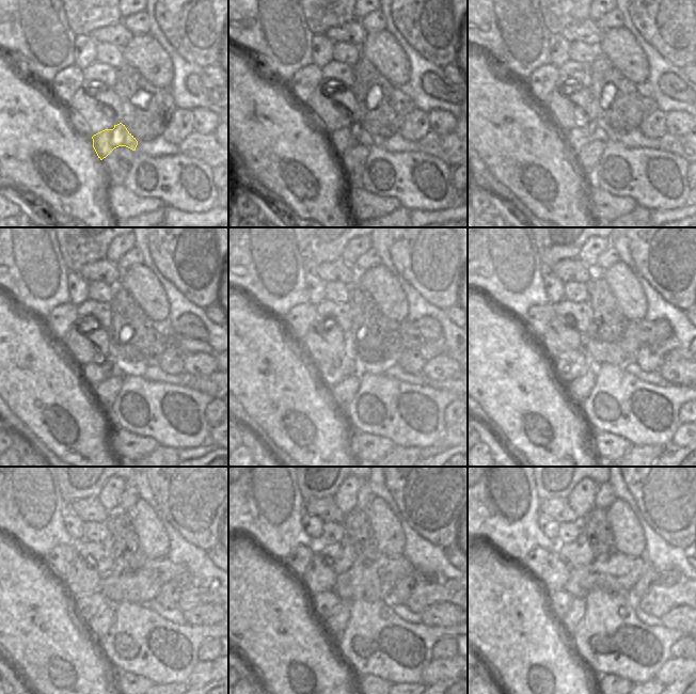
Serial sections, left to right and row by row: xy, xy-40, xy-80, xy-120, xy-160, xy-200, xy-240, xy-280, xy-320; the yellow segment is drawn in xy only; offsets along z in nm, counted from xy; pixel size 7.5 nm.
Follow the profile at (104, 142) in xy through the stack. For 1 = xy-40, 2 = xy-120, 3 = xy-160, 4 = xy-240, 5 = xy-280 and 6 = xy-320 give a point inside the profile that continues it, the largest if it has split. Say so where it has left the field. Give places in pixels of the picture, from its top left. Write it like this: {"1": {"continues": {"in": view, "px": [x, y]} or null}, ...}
{"1": {"continues": {"in": "xy-40", "px": [341, 140]}}, "2": {"continues": {"in": "xy-120", "px": [94, 373]}}, "3": {"continues": {"in": "xy-160", "px": [332, 372]}}, "4": {"continues": {"in": "xy-240", "px": [86, 606]}}, "5": {"continues": {"in": "xy-280", "px": [323, 603]}}, "6": {"continues": {"in": "xy-320", "px": [559, 601]}}}

